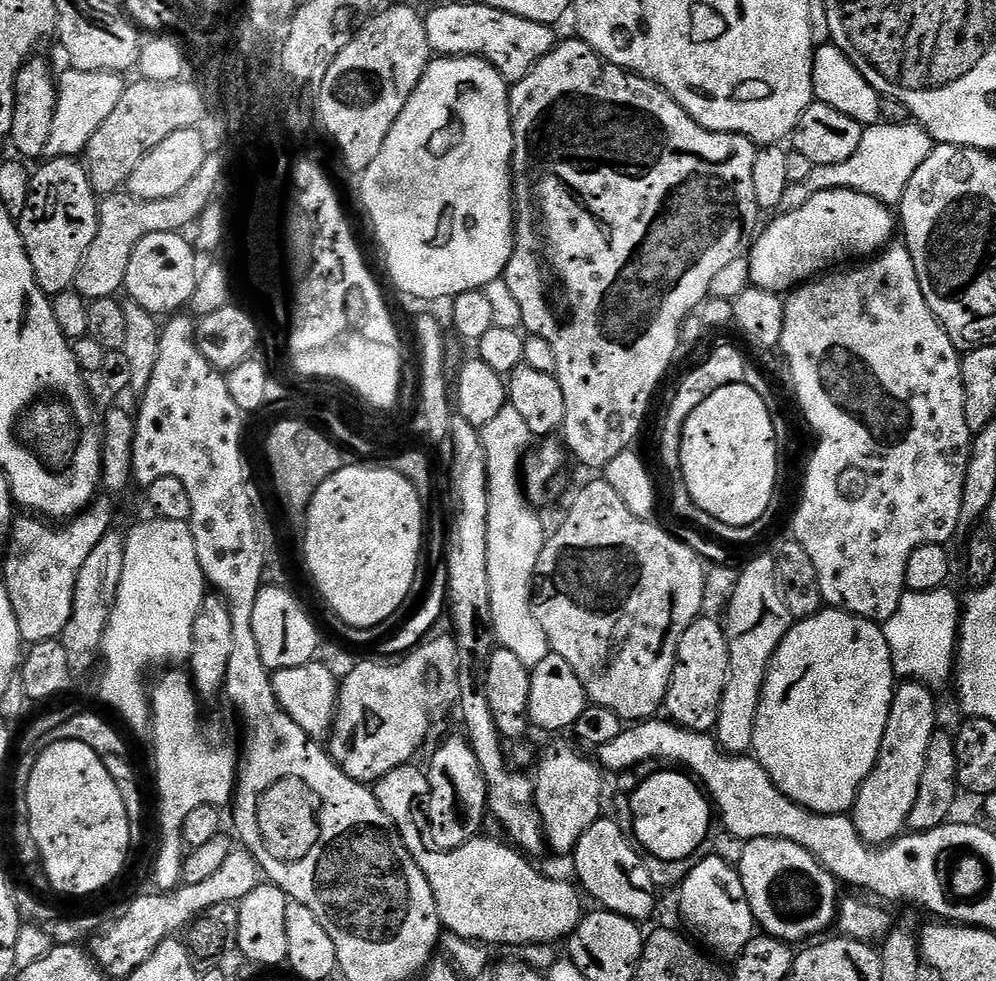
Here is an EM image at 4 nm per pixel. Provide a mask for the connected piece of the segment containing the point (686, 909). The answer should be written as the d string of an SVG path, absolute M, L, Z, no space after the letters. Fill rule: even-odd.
M708 856L705 860L699 860L695 861L697 864L692 869L687 869L679 885L680 916L692 927L692 932L697 937L692 936L709 953L717 957L738 957L758 932L756 919L746 898L746 890L740 881L740 873L735 867L727 868L720 856Z

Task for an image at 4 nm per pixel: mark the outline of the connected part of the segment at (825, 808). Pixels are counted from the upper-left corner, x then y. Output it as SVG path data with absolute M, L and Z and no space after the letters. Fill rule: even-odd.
M828 608L820 611L817 616L795 621L784 635L784 640L778 646L776 653L772 655L772 665L768 668L764 679L764 689L760 692L760 705L756 715L752 743L755 759L759 760L760 765L770 774L772 781L795 804L801 804L803 808L808 808L811 812L825 812L831 816L847 813L852 803L856 801L862 782L868 777L870 770L874 770L874 762L878 758L882 738L886 734L886 722L890 718L890 706L897 687L898 677L890 654L890 646L886 642L883 627L877 621L867 620L849 612L841 612L839 608Z

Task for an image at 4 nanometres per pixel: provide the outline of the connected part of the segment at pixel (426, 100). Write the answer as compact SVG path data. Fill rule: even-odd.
M445 56L433 59L424 71L424 77L418 82L414 94L410 94L402 114L398 114L398 122L394 122L390 134L386 134L386 142L382 142L382 150L378 150L378 158L374 158L374 162L370 162L368 169L359 177L360 200L368 211L372 232L376 235L381 250L384 251L384 264L388 267L388 276L396 283L398 291L405 292L416 300L446 299L447 301L466 290L475 288L483 290L490 282L501 279L508 268L512 249L518 244L516 228L512 225L514 134L512 133L512 111L508 105L509 91L509 81L504 79L504 75L490 61L483 60L480 56Z

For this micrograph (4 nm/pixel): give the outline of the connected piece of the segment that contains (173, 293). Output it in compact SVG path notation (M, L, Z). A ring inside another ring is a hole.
M184 232L146 234L134 246L134 254L130 254L123 291L128 292L131 303L142 306L142 310L157 318L168 318L187 309L194 298L202 268L196 265L198 252L193 241L186 237Z

